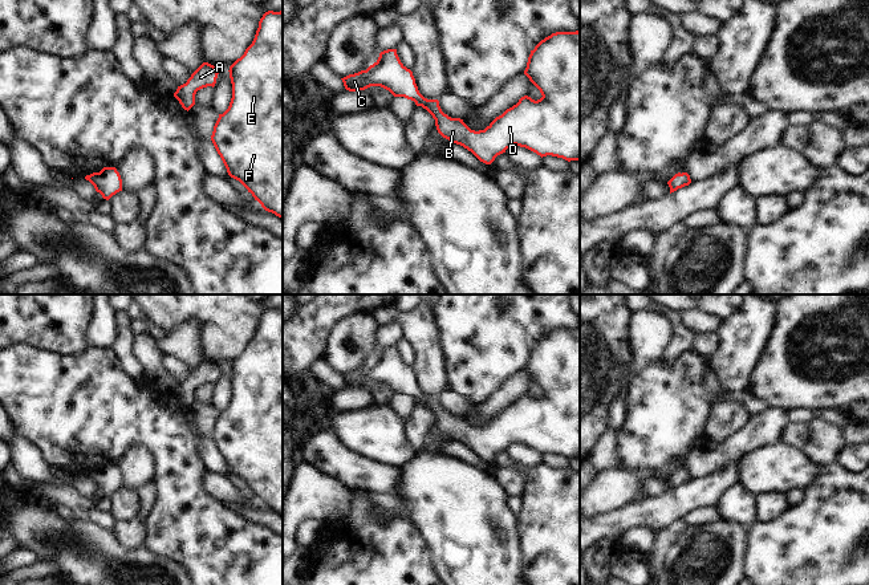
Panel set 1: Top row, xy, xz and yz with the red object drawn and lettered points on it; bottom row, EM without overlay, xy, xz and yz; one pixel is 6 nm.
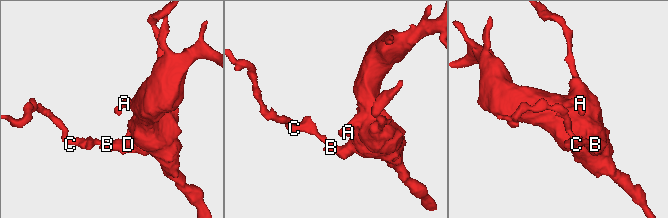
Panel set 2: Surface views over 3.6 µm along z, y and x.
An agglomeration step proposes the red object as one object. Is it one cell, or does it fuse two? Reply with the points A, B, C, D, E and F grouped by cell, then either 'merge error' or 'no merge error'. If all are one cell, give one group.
A B C D E F; no merge error

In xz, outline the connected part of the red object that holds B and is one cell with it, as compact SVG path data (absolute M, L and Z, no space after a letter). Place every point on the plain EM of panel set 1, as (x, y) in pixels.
M556 329L541 337L528 354L524 371L540 387L541 395L535 398L528 393L496 414L484 427L471 427L460 415L444 411L438 397L425 395L415 381L413 369L399 357L397 346L379 350L378 357L366 367L349 371L342 377L349 389L381 383L394 394L405 394L426 406L435 417L438 430L471 448L480 459L491 462L495 455L511 443L525 444L537 452L557 454L568 459L580 458L580 329Z

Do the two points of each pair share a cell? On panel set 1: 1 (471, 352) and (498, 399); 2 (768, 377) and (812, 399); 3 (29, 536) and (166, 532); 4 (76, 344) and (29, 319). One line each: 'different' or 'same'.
1: different
2: same
3: different
4: same

